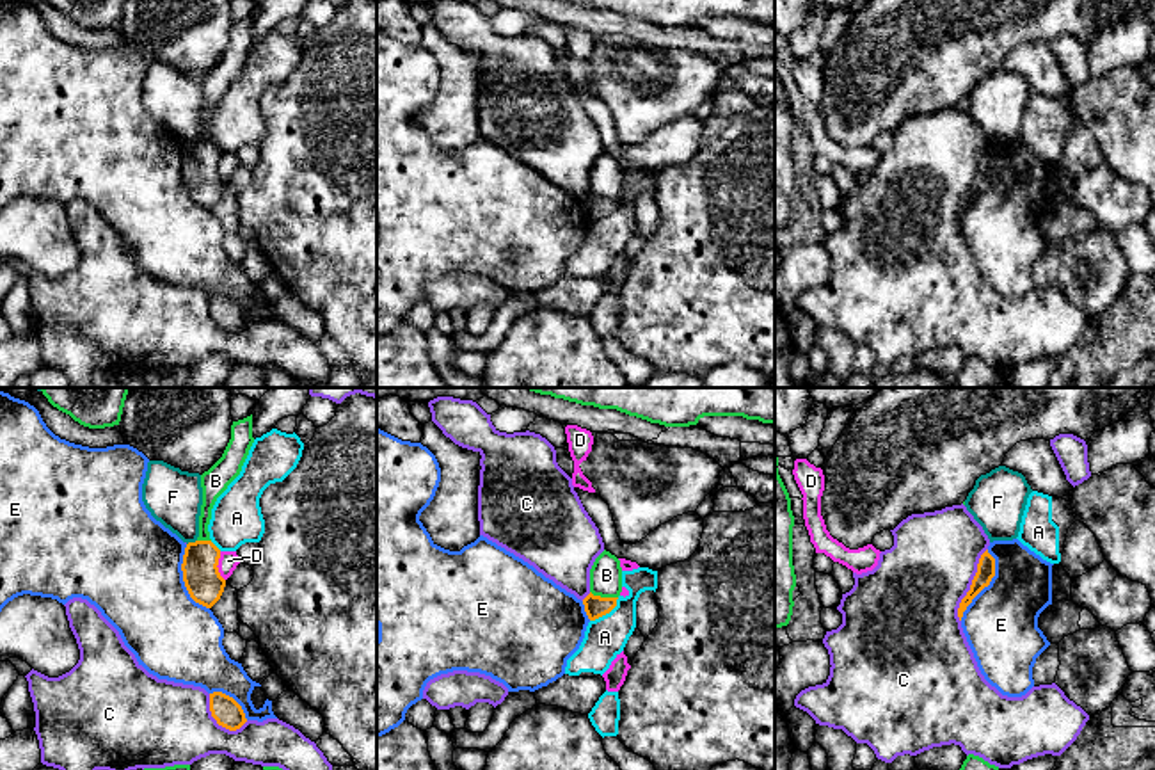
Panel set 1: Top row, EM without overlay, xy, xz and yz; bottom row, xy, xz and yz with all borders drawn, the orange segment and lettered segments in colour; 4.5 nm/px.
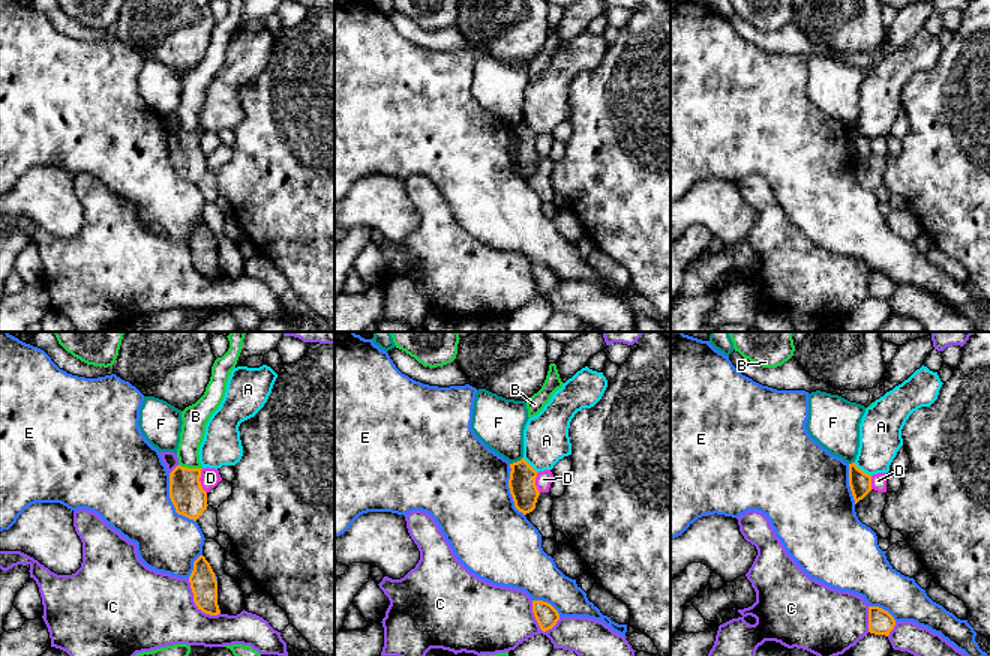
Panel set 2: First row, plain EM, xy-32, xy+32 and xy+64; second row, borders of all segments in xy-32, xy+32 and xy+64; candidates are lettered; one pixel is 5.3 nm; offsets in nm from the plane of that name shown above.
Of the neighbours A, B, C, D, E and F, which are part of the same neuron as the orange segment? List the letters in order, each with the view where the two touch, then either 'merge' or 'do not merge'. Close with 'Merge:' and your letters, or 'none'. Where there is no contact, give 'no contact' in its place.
A: contact in xz; do not merge
B: contact in xz; do not merge
C: contact in yz; do not merge
D: contact in xy; do not merge
E: contact in yz; do not merge
F: contact in xy; merge
Merge: F

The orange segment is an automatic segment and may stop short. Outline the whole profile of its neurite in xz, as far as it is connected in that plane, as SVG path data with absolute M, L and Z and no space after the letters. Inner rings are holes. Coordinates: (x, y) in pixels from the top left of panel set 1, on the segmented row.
M592 592L583 599L585 612L590 621L595 621L606 614L609 614L617 606L618 598L601 598Z

